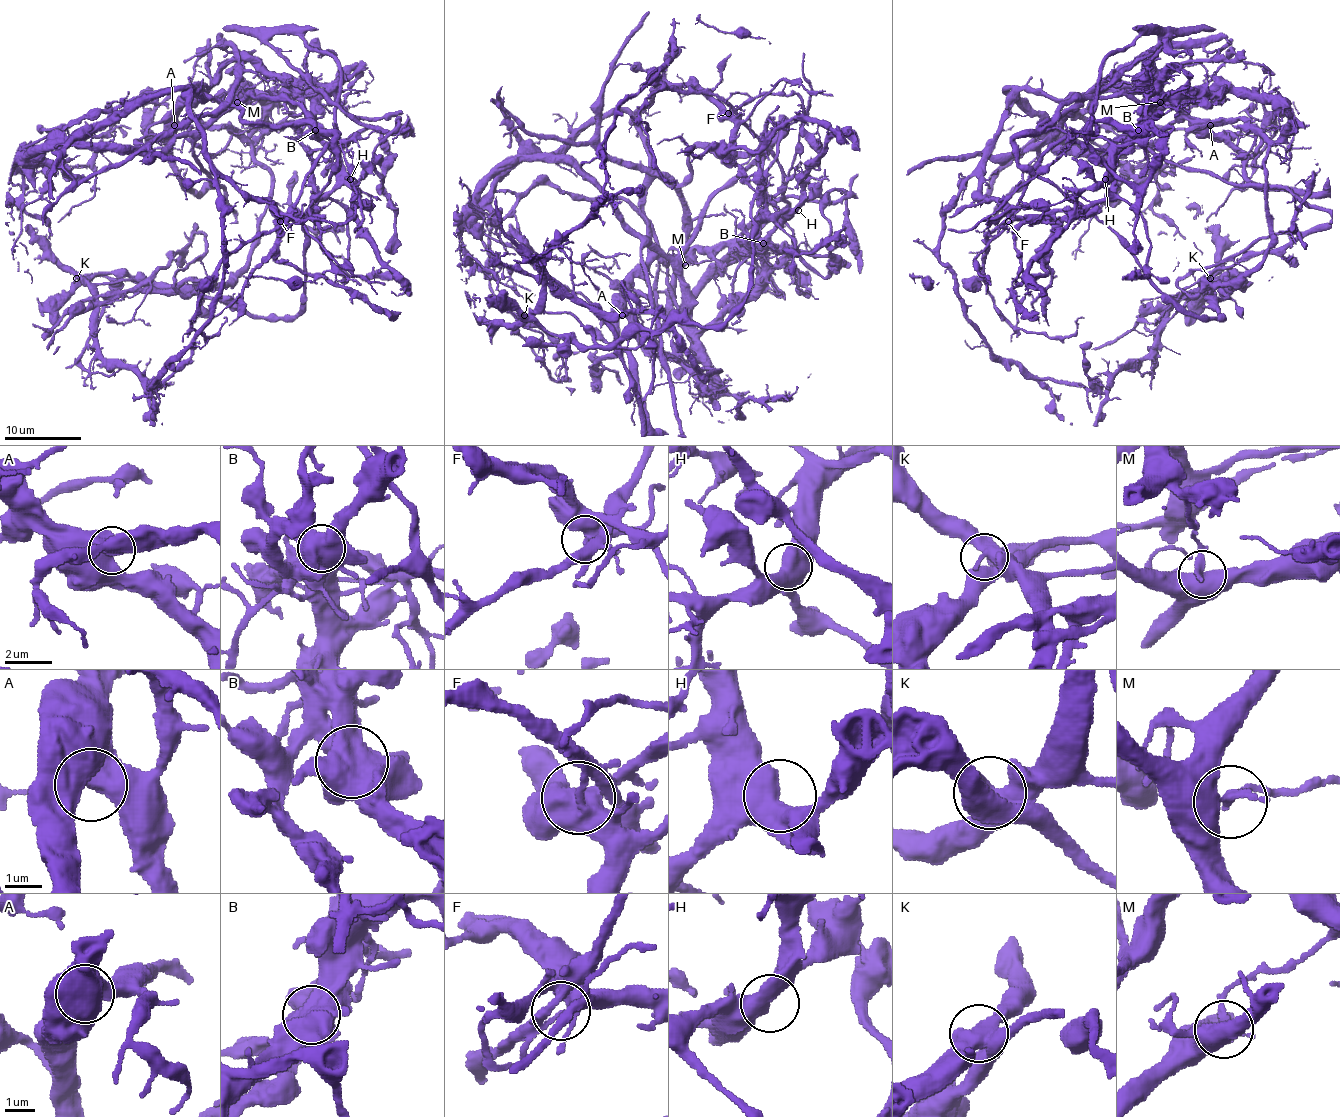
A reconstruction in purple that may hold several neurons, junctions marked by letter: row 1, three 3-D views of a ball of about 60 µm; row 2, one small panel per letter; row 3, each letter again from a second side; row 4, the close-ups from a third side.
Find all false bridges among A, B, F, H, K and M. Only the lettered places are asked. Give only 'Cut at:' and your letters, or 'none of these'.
Cut at: B, F

